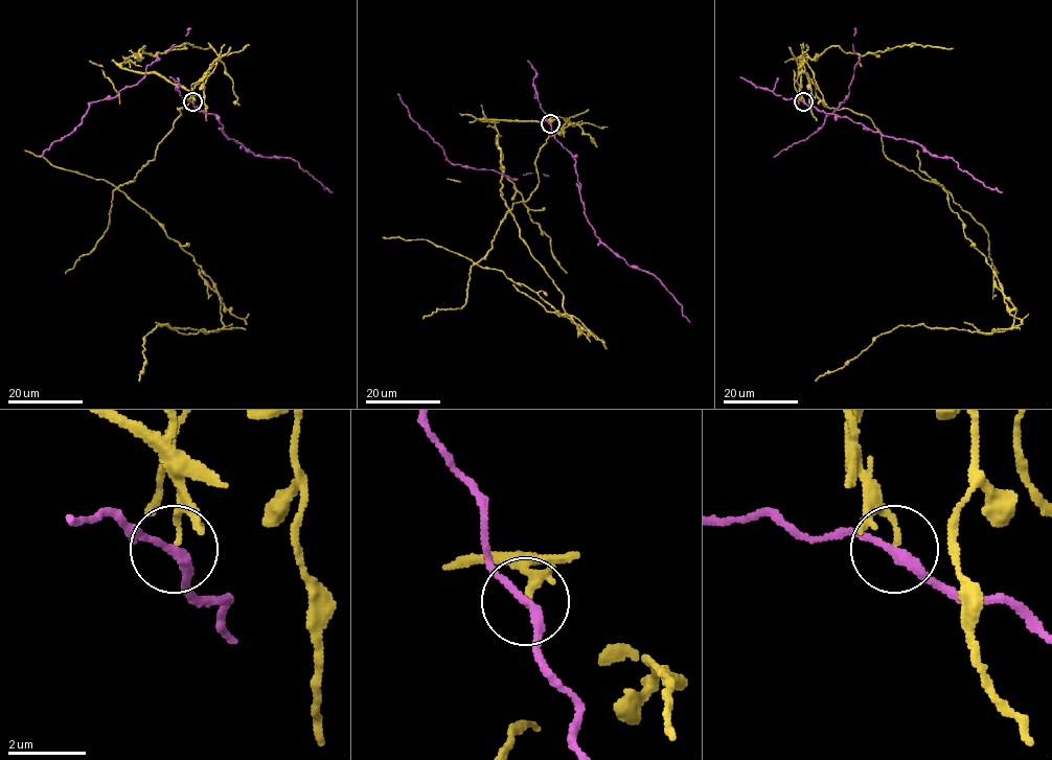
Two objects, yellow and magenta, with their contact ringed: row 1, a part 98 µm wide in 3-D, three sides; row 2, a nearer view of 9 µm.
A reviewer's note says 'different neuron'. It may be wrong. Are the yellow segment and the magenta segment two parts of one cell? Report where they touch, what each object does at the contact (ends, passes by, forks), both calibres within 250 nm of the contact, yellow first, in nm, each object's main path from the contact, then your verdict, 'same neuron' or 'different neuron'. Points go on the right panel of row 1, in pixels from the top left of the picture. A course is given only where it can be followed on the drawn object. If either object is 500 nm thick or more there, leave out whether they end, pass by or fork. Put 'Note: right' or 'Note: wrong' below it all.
place (803, 101); yellow ends; magenta passes by; calibres 140 and 240 nm; course yellow (804, 101), (803, 72), (943, 188), (1015, 314), (1003, 331), (899, 325), (815, 381); course magenta (804, 102), (826, 113), (847, 117), (874, 132), (915, 141), (932, 155), (952, 157), (960, 169), (1002, 192); different neuron
Note: right

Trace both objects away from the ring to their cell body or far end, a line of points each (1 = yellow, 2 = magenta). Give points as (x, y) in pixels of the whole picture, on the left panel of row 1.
1: (192, 101), (207, 72), (155, 157), (117, 188), (210, 278), (223, 326), (157, 325), (139, 381)
2: (192, 102), (199, 111), (218, 117), (226, 137), (256, 155), (294, 159), (333, 192)

